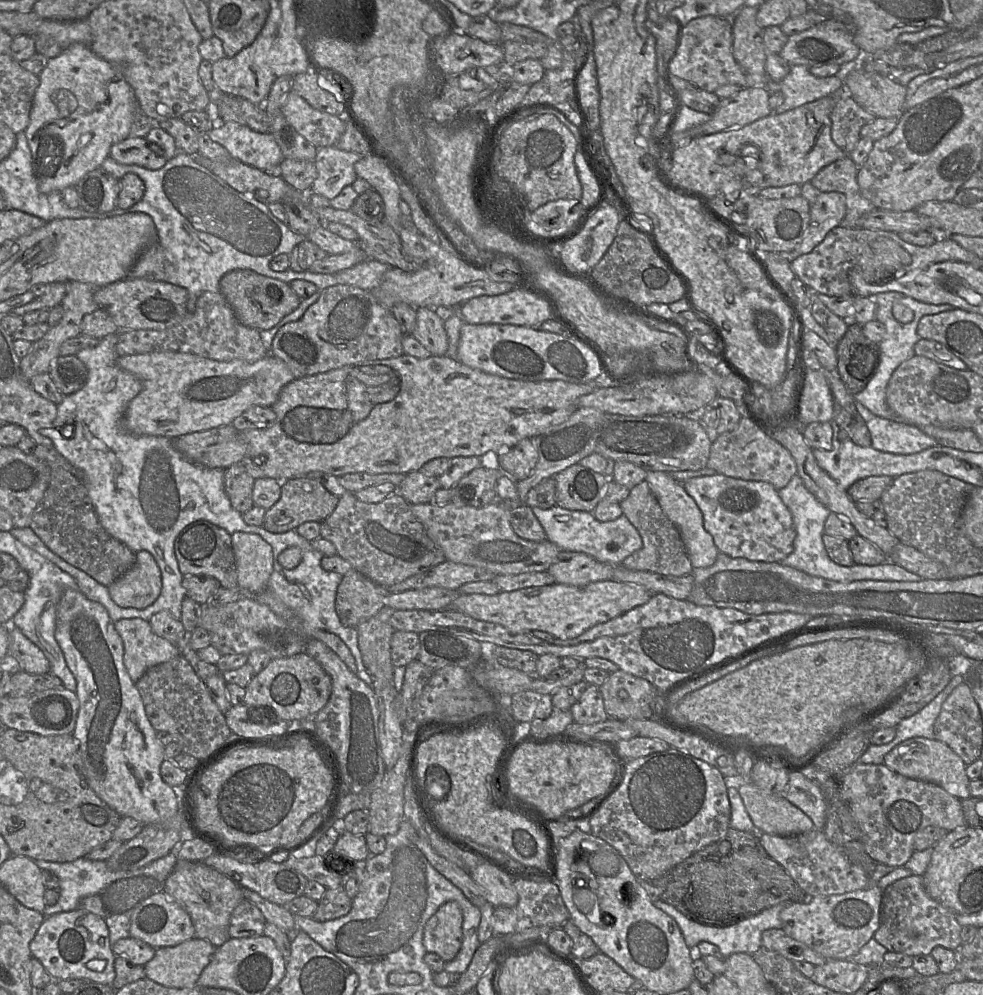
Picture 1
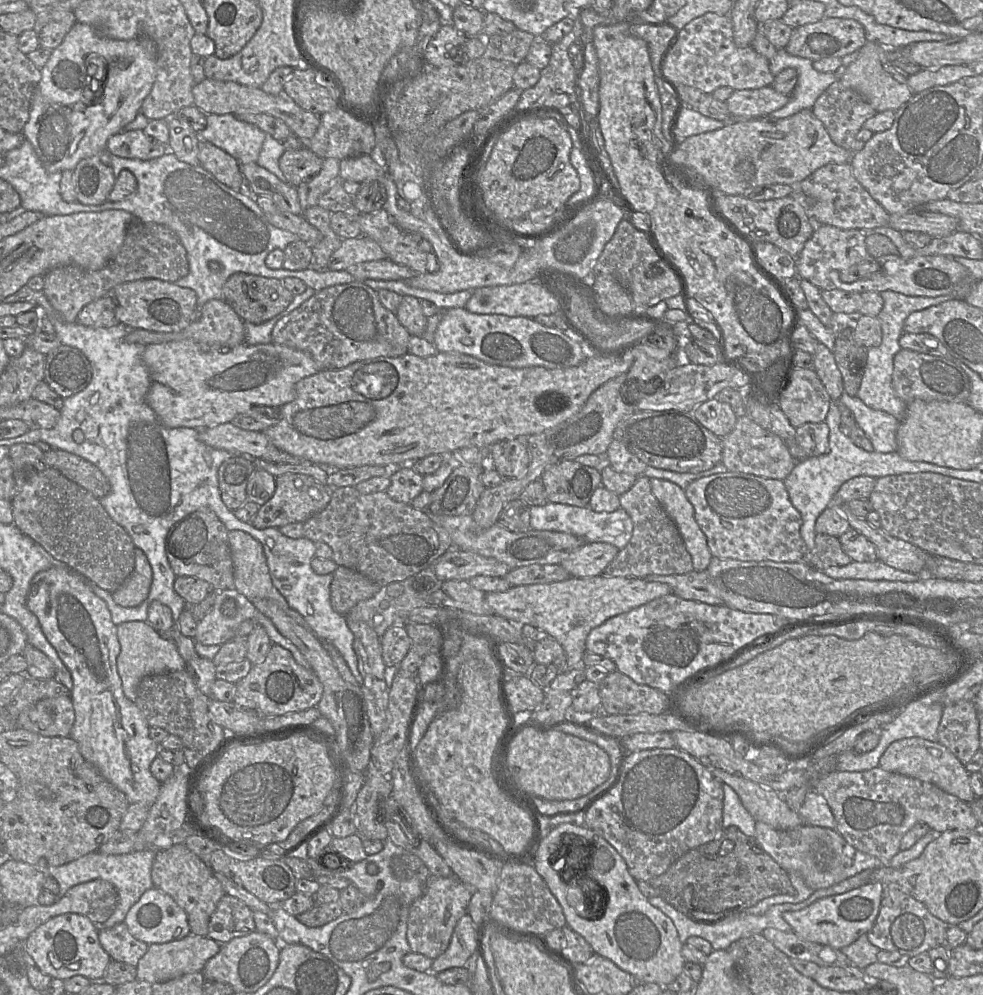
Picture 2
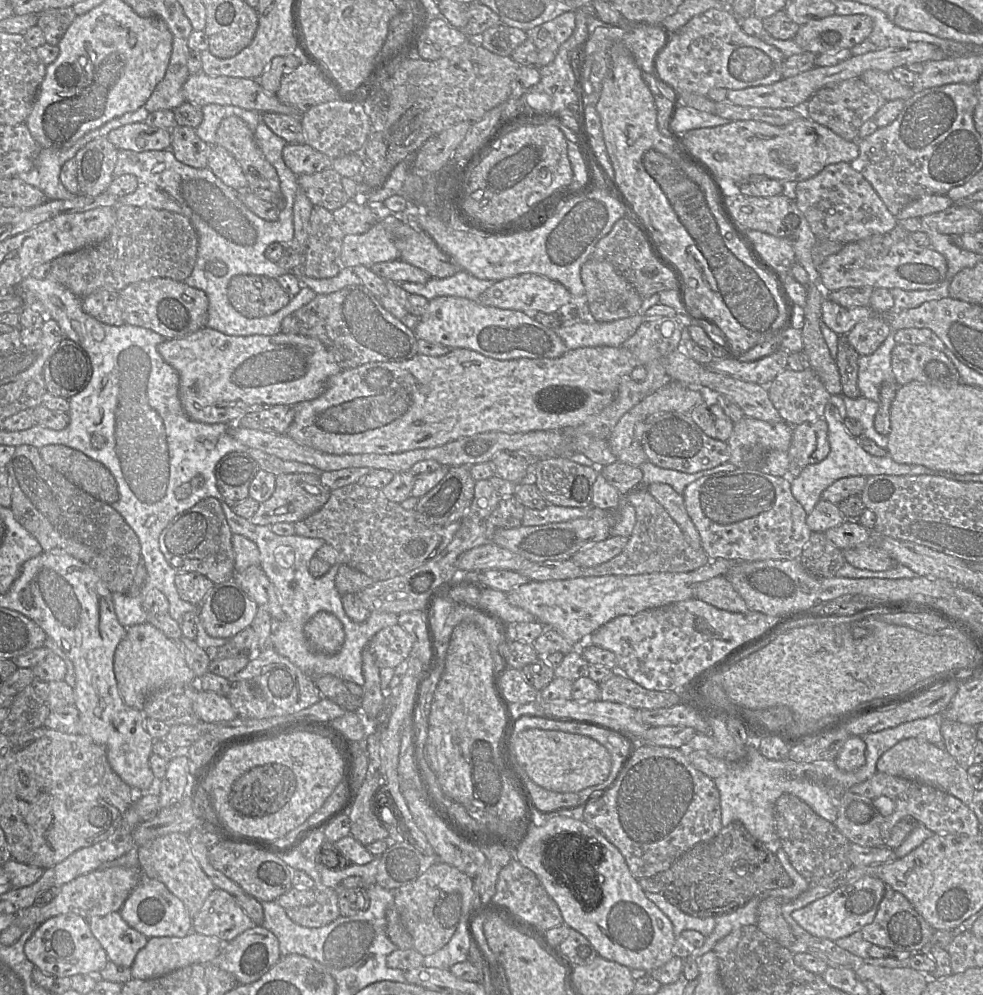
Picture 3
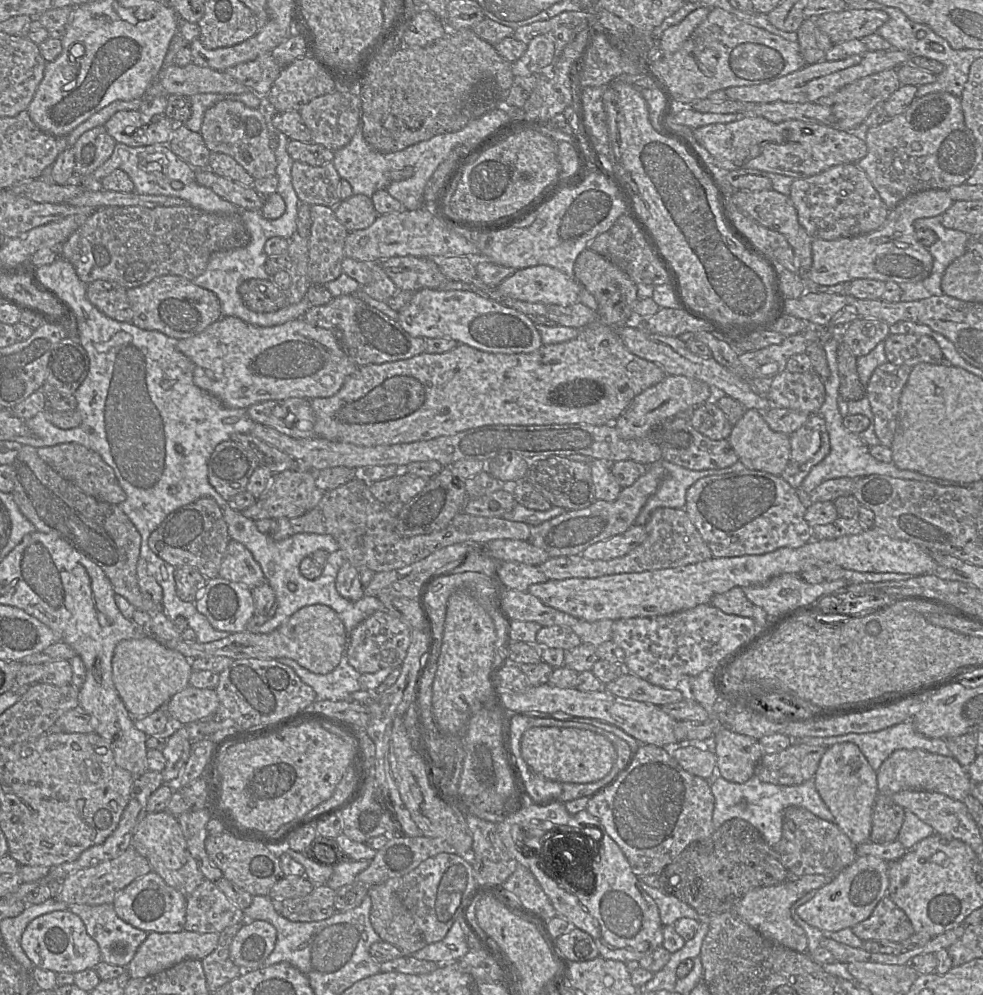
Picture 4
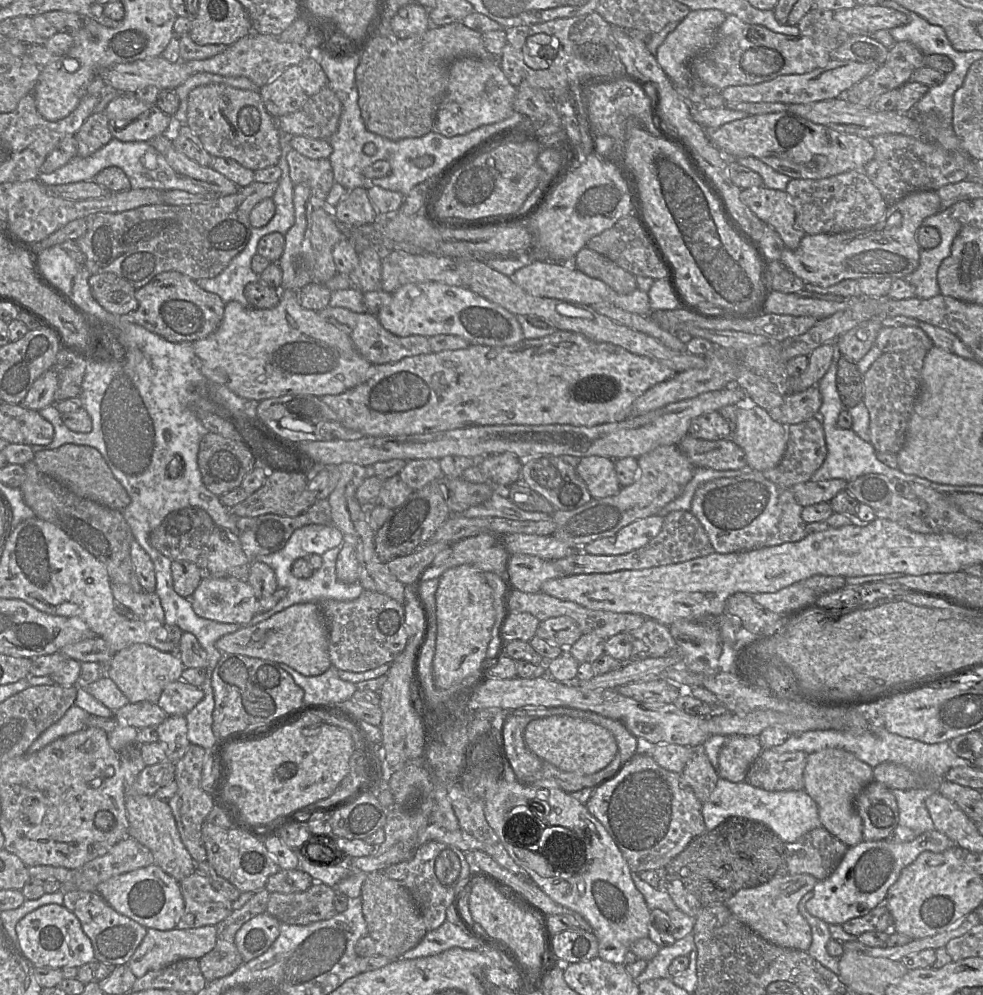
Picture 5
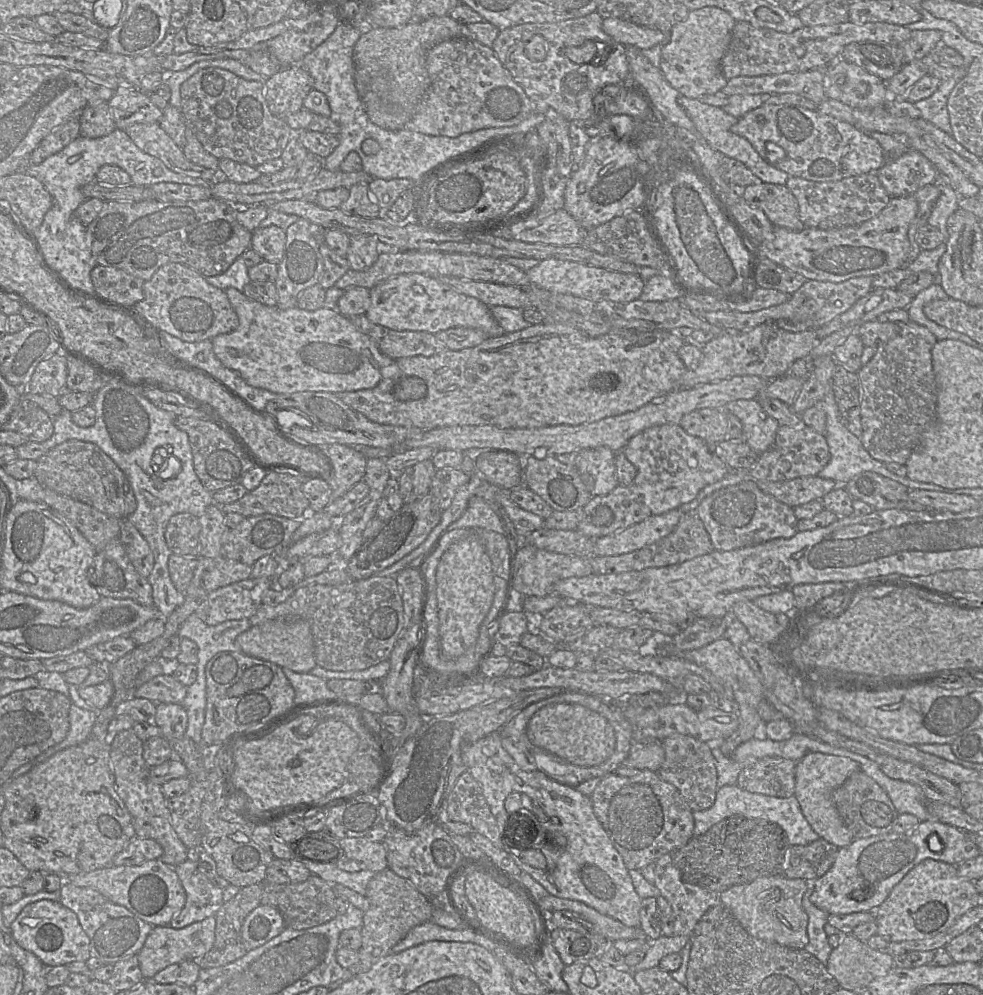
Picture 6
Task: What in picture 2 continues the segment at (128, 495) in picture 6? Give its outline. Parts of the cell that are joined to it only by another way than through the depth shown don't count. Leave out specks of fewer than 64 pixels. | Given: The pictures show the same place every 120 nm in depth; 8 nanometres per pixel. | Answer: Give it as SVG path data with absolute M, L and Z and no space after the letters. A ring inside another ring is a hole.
M64 450L44 451L45 462L66 478L101 499L110 491L110 483L101 470L91 462Z

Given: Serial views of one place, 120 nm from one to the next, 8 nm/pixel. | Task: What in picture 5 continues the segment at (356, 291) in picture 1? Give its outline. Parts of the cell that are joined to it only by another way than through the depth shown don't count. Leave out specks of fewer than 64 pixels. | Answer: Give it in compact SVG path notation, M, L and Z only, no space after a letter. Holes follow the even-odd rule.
M329 305L318 313L323 319L347 333L359 354L373 365L395 363L405 357L432 352L427 337L421 335L407 337L394 335L380 324L376 315L371 313L356 313L346 308L331 307Z

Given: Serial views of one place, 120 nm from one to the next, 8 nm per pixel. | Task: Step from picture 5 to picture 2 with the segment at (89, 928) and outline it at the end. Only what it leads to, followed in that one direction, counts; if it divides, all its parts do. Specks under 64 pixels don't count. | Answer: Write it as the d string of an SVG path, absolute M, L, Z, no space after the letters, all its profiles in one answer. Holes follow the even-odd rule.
M122 922L111 928L99 927L99 942L112 960L136 967L149 945L136 939Z

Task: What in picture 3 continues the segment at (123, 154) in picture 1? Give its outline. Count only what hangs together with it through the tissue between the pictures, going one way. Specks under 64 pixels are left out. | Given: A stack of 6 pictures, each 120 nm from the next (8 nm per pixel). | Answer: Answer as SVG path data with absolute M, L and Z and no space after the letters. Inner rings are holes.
M145 122L121 126L111 130L106 137L118 150L143 152L166 150L171 146L171 130L149 126Z

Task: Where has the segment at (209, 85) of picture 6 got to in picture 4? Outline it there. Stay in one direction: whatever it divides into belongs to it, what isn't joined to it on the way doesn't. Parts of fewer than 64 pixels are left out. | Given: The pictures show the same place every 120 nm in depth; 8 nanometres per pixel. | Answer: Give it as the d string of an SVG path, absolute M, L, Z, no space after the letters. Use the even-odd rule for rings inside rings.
M221 100L206 110L200 130L211 152L227 154L235 159L254 179L276 174L276 158L270 147L270 133L258 109L235 100Z

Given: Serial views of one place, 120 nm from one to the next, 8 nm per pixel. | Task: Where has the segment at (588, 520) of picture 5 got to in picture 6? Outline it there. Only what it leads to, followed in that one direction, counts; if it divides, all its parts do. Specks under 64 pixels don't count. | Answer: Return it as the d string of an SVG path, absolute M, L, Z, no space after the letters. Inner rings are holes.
M663 424L648 428L633 436L622 453L636 467L637 475L629 486L617 485L609 494L591 497L583 507L582 520L576 530L588 537L598 538L620 531L645 519L678 509L691 502L706 486L725 477L730 468L709 449L702 438L689 435L679 424Z

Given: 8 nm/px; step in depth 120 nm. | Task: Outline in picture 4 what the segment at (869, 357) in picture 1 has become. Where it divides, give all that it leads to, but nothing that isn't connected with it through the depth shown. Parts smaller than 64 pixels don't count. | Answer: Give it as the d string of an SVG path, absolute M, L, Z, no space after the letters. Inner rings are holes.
M840 342L837 348L839 394L846 402L858 401L865 396L865 387L859 379L856 361L857 357L844 343Z

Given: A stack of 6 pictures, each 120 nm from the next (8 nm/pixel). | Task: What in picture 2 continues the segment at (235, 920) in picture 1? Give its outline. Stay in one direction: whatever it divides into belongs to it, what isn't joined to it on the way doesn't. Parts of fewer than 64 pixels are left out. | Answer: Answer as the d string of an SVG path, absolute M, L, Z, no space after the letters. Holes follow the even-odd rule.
M225 894L210 918L207 937L222 945L255 932L253 912L241 900Z

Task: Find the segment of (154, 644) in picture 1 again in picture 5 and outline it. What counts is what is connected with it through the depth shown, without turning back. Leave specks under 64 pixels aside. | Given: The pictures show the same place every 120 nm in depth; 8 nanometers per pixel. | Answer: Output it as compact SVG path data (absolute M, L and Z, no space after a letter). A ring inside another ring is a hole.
M133 644L119 652L104 665L105 674L116 684L130 703L148 701L157 703L164 688L180 679L185 669L177 653L161 652L146 644Z

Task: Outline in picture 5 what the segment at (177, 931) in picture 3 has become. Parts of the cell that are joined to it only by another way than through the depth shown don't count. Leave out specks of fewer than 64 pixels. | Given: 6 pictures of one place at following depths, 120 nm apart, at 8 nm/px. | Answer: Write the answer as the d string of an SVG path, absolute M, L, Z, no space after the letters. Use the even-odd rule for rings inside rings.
M155 864L111 877L100 883L95 892L101 895L114 910L147 929L174 929L184 911L180 883Z

